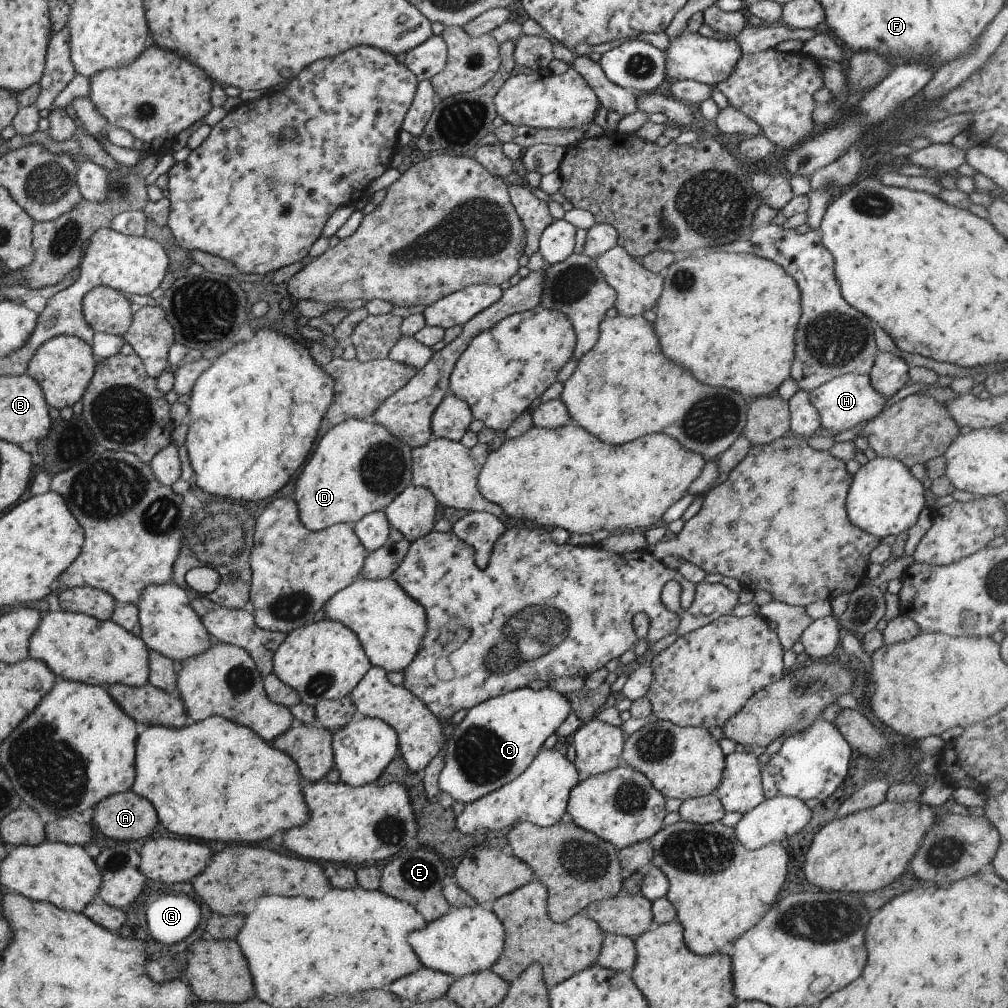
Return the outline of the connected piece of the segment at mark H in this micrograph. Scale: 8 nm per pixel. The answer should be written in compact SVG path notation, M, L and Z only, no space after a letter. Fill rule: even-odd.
M844 374L829 379L821 386L807 391L811 406L820 419L820 432L836 435L843 430L853 428L859 422L867 422L877 416L885 404L885 399L870 383L868 375Z

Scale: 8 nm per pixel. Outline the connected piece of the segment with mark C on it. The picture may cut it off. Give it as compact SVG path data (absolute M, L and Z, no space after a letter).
M526 686L471 707L442 746L444 765L438 776L440 790L447 792L455 801L471 803L509 784L529 766L541 750L541 744L545 742L545 738L549 738L556 731L556 728L571 713L570 709L570 702L560 692L548 687L532 690Z

